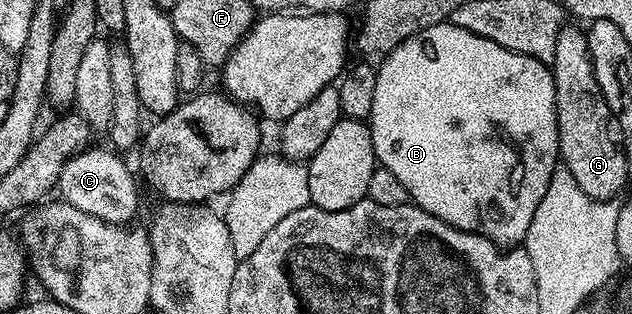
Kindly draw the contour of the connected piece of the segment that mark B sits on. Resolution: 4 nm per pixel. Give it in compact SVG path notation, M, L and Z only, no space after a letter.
M451 22L422 29L418 34L406 38L379 61L374 82L374 104L370 106L366 123L372 135L372 149L377 165L390 170L390 174L394 174L394 178L406 186L411 203L458 230L485 236L501 246L516 246L526 238L526 230L530 230L530 222L534 222L534 210L538 210L538 202L546 195L550 178L560 160L556 95L551 67L540 60L506 50L498 46L498 42L490 42L490 38L470 34L470 30L462 30L462 26Z

